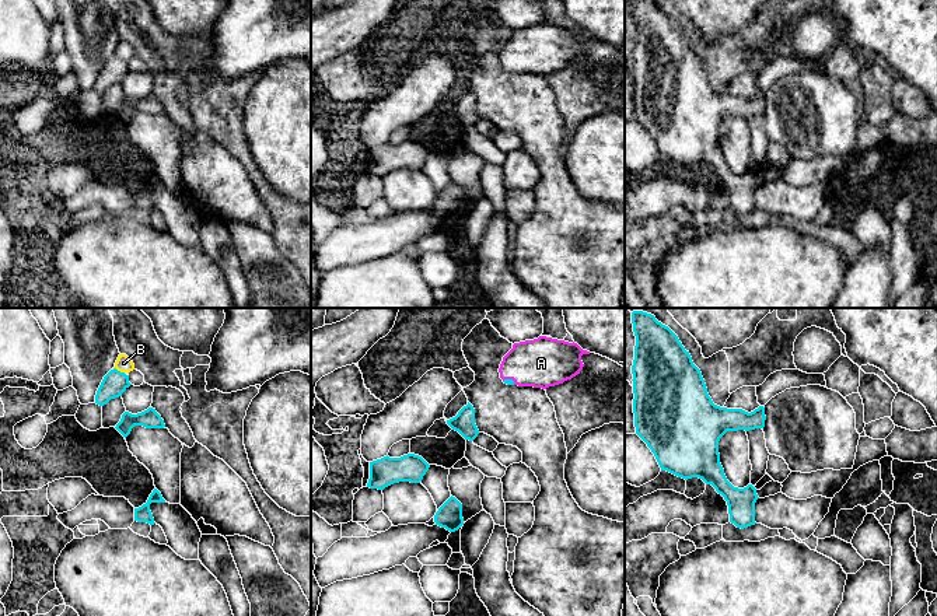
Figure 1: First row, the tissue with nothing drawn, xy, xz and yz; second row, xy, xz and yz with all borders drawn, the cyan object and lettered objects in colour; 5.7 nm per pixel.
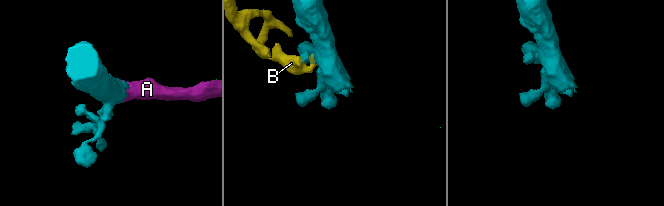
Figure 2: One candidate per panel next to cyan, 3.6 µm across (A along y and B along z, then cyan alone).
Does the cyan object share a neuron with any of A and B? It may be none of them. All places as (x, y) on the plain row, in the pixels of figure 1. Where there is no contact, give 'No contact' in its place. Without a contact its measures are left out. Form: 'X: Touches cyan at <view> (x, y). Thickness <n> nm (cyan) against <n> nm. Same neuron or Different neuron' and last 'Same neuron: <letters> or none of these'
A: Touches cyan at xz (510, 66). Thickness 30 nm (cyan) against 280 nm. Same neuron
B: Touches cyan at xy (119, 58). Thickness 140 nm (cyan) against 90 nm. Different neuron
Same neuron: A

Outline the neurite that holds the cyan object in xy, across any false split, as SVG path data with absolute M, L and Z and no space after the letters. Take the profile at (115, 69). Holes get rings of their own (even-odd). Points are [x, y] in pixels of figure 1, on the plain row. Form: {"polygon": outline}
{"polygon": "M116 55L111 56L102 66L97 81L95 90L99 92L106 91L111 85L122 83L122 80L130 73L129 62L118 57Z"}

